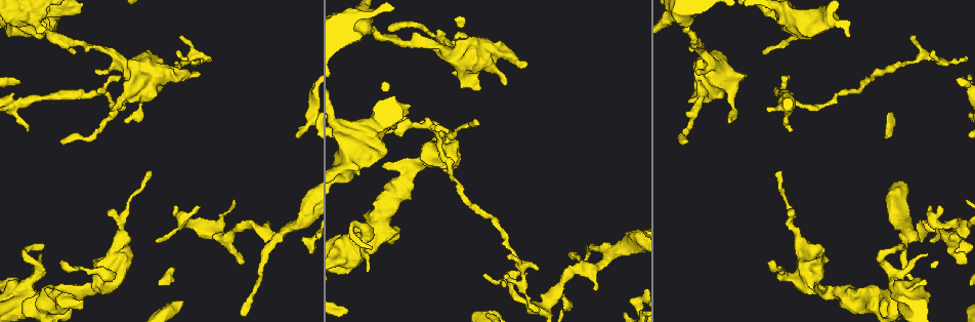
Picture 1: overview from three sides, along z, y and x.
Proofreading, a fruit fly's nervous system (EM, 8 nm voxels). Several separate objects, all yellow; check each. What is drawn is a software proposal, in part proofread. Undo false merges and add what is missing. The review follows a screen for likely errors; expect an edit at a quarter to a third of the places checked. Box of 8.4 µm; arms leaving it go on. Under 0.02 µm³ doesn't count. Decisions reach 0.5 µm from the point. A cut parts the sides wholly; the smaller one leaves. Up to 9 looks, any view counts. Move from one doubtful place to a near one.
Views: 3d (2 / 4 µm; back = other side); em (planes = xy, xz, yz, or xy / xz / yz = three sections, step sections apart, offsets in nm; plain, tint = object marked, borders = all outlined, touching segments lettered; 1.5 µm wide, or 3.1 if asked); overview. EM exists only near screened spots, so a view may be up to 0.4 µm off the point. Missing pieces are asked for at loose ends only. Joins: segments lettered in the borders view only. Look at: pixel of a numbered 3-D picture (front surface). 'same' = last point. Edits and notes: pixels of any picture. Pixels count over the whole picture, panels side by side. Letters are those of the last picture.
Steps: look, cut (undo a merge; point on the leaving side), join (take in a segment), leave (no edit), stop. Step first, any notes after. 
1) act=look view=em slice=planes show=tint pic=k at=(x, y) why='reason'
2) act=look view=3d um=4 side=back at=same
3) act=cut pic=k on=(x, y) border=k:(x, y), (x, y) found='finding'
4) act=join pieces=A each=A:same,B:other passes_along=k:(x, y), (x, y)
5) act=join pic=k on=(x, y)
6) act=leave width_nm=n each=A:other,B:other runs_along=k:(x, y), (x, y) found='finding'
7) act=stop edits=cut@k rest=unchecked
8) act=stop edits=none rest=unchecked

act=look view=em slice=xz step=8 show=borders pic=1 at=(942, 207) why='free end'

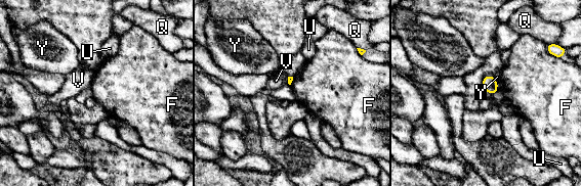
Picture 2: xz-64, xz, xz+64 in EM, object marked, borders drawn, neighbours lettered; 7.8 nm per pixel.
act=look view=em slice=planes show=borders at=same why='cut it another way'

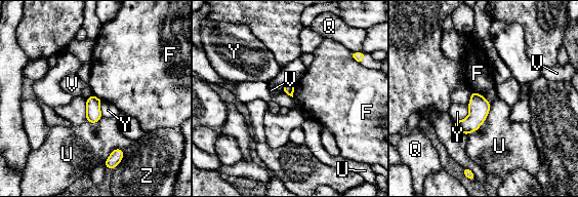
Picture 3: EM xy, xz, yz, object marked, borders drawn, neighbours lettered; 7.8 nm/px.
act=leave width_nm=90 each=F:other,Q:other,U:other,V:other,Y:other,Z:other border=3:(295, 83), (292, 96) found='no lettered segment goes on from it'

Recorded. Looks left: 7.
act=look view=em slice=yz step=8 show=borders pic=1 at=(129, 248) why='thick end'

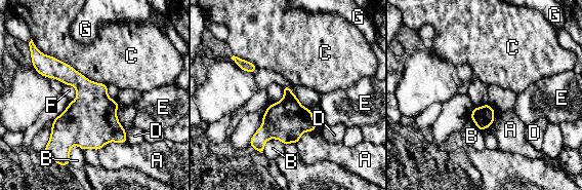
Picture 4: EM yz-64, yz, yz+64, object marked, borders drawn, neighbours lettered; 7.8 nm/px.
act=leave longest_contact=C:650nm each=A:other,B:other,C:other,D:other,E:other,F:other,G:other border=4:(36, 47), (107, 85) found='no lettered segment goes on from it'

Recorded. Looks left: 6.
act=look view=em slice=planes show=borders pic=1 at=(149, 170) why='branch stops here'

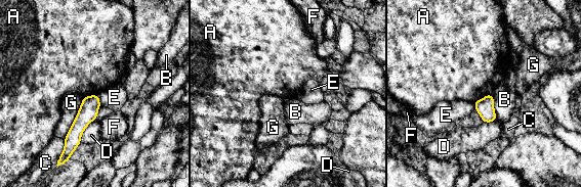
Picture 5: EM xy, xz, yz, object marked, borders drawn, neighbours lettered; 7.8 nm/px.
act=leave each=A:other,B:other,C:other,D:other,E:other,F:other,G:other runs_along=5:(95, 97), (74, 134), (70, 151) found='none of them fits'

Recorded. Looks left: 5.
act=look view=em slice=planes show=borders pic=1 at=(419, 127) why='calibre changes'

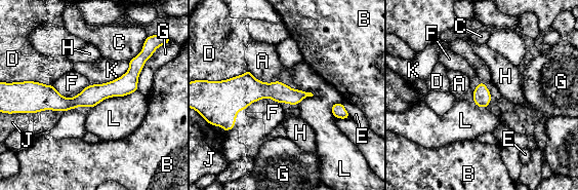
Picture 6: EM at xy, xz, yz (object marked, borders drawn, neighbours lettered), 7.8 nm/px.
act=leave each=A:other,B:other,C:other,D:other,E:other,F:other,G:other,H:other,J:other,K:other,L:other border=6:(88, 84), (73, 97), (52, 85) found='one neuron here'

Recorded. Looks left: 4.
act=stop edits=none rest=unchecked

